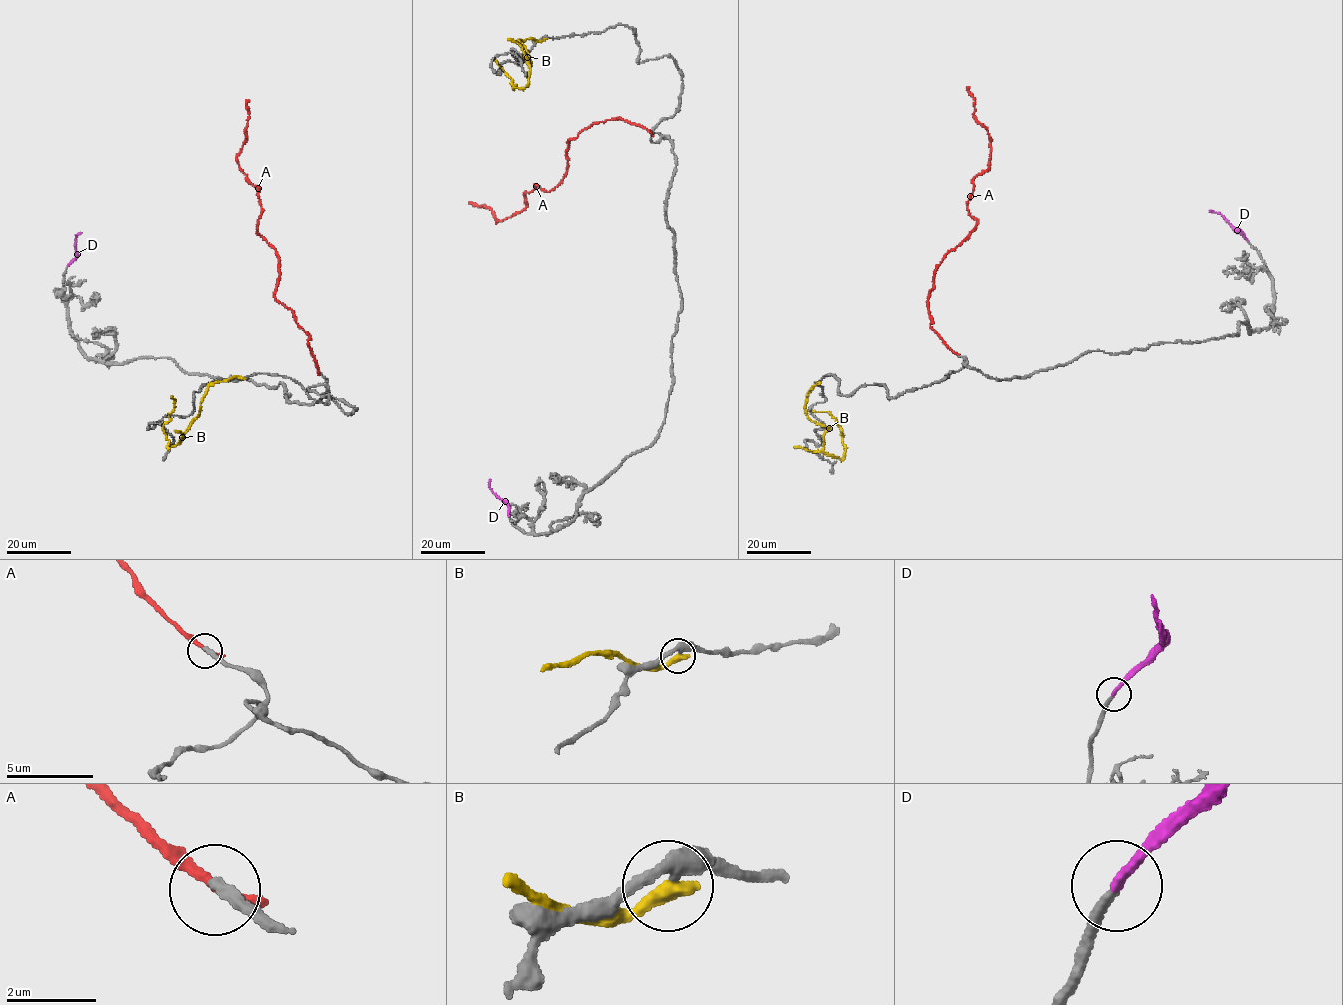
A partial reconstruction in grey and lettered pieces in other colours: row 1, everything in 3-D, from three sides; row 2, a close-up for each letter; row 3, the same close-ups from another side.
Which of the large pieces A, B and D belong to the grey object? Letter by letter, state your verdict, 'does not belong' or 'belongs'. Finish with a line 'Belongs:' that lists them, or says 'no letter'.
A: does not belong
B: does not belong
D: belongs
Belongs: D

